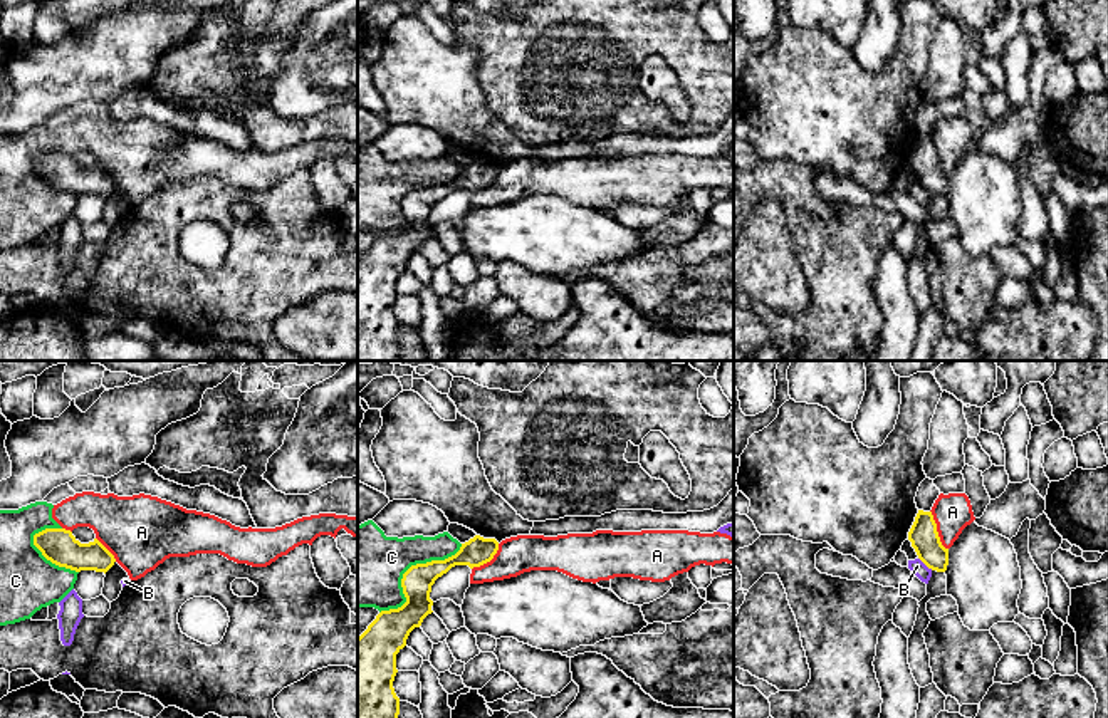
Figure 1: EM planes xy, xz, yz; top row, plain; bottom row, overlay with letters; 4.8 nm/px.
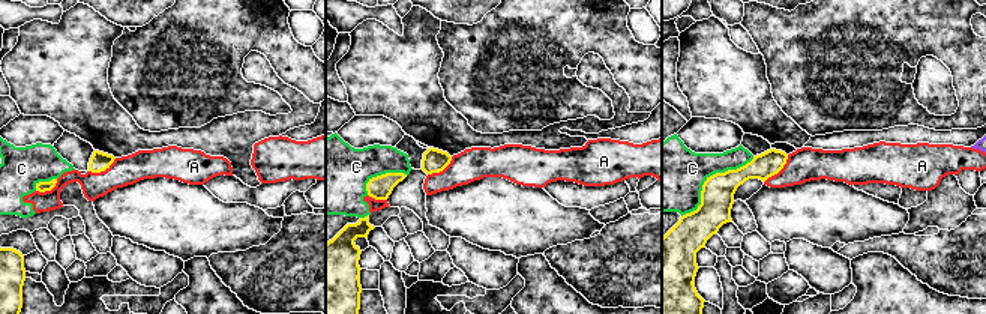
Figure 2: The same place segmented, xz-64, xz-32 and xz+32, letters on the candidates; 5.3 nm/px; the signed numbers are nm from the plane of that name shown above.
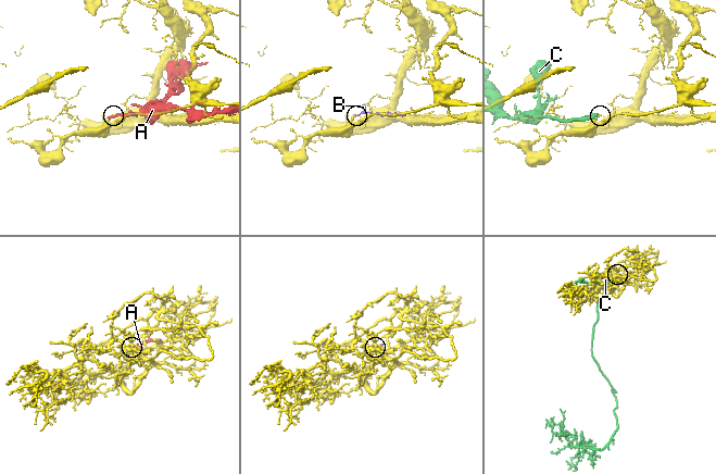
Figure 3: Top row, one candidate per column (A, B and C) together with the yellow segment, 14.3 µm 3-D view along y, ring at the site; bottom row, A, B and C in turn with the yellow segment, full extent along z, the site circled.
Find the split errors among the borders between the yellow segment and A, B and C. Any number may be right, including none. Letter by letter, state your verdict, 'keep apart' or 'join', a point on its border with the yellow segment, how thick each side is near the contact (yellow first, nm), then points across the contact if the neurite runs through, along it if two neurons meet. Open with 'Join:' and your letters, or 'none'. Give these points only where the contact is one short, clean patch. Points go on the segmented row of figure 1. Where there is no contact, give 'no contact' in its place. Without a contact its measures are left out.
Join: none
A: keep apart; meets yellow in yz at (935, 530); 140 nm thick on the yellow side, 180 nm on the other; border along yz (930, 510), (939, 541), (947, 549)
B: keep apart; meets yellow in yz at (925, 564); 140 nm thick on the yellow side, 70 nm on the other; border along yz (919, 557), (932, 569)
C: keep apart; meets yellow in xz at (407, 571); 150 nm thick on the yellow side, 400 nm on the other

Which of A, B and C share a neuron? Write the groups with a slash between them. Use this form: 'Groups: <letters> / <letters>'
Groups: A C / B

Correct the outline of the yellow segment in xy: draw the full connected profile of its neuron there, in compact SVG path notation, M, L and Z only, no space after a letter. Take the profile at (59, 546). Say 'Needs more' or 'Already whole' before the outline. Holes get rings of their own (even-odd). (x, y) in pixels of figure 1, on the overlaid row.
Already whole. M45 528L35 533L34 545L52 564L76 572L96 570L106 574L116 562L114 555L97 538L81 544L65 528Z

